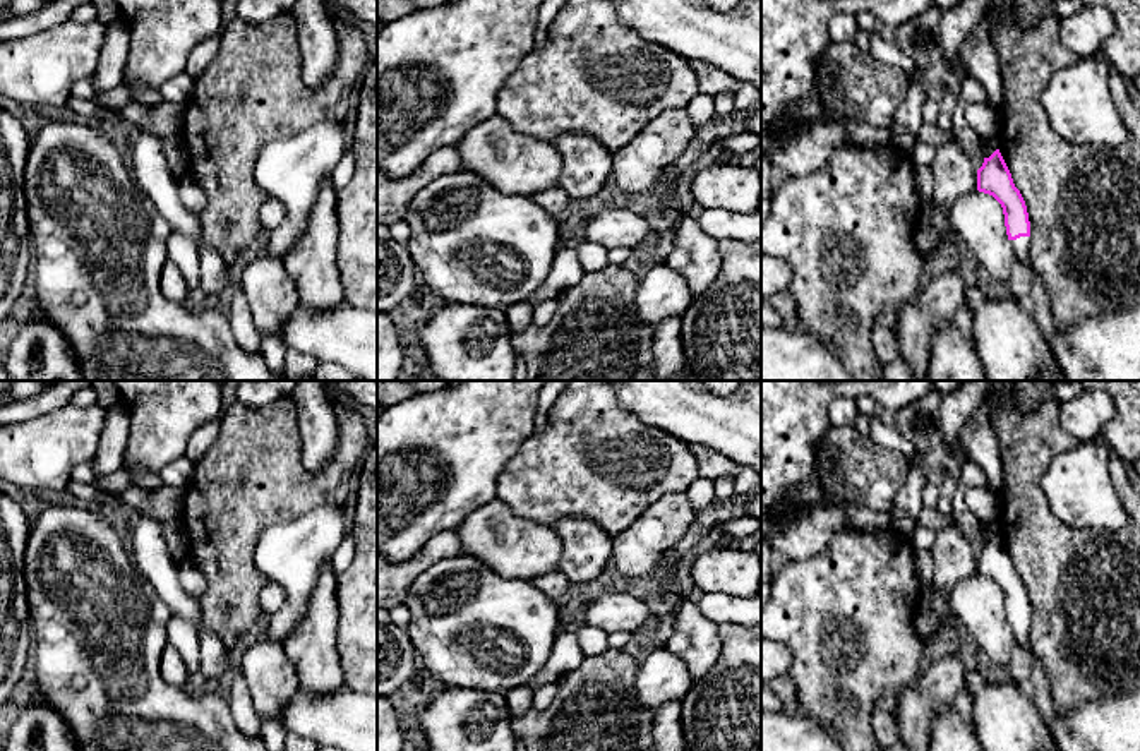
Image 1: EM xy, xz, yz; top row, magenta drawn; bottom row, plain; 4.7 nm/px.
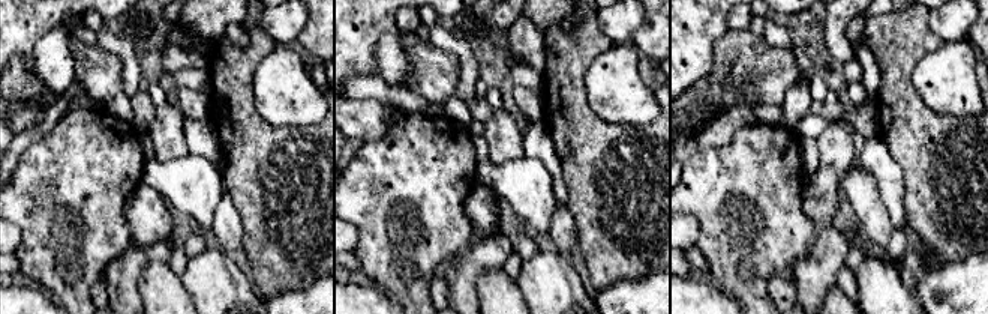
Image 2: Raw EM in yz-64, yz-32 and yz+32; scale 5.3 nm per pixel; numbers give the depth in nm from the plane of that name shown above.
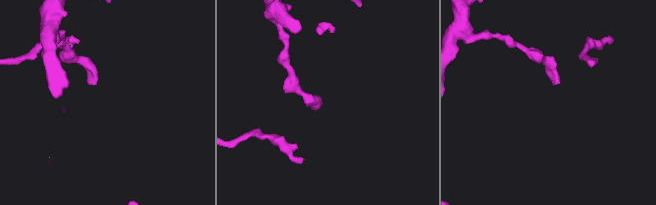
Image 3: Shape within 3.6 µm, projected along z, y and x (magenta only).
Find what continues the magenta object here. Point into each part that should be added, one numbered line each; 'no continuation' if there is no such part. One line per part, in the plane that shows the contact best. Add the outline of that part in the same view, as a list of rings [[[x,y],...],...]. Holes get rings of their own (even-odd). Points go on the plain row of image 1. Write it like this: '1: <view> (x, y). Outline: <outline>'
1: yz (1020, 630). Outline: [[[1020,621],[1017,624],[1010,624],[1010,628],[1017,643],[1023,645],[1029,641],[1030,621]]]

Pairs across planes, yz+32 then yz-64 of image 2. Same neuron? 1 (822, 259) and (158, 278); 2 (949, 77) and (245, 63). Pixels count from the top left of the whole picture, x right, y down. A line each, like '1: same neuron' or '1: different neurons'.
1: different neurons
2: different neurons

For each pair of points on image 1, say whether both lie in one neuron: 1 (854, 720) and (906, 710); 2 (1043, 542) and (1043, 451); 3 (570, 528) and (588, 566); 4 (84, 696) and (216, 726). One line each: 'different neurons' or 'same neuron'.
1: different neurons
2: same neuron
3: same neuron
4: same neuron

